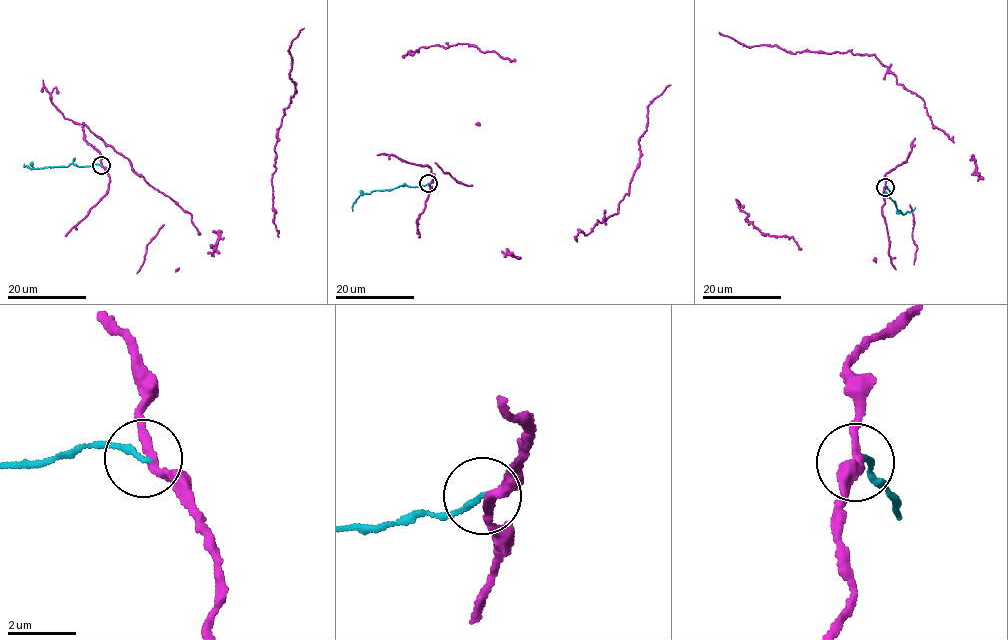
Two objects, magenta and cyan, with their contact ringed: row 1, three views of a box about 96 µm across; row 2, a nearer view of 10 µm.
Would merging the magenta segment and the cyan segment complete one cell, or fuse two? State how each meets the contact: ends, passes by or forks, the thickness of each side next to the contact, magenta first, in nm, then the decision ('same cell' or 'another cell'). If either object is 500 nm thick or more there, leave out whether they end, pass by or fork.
magenta passes by | cyan ends | 220/160 nm | another cell

